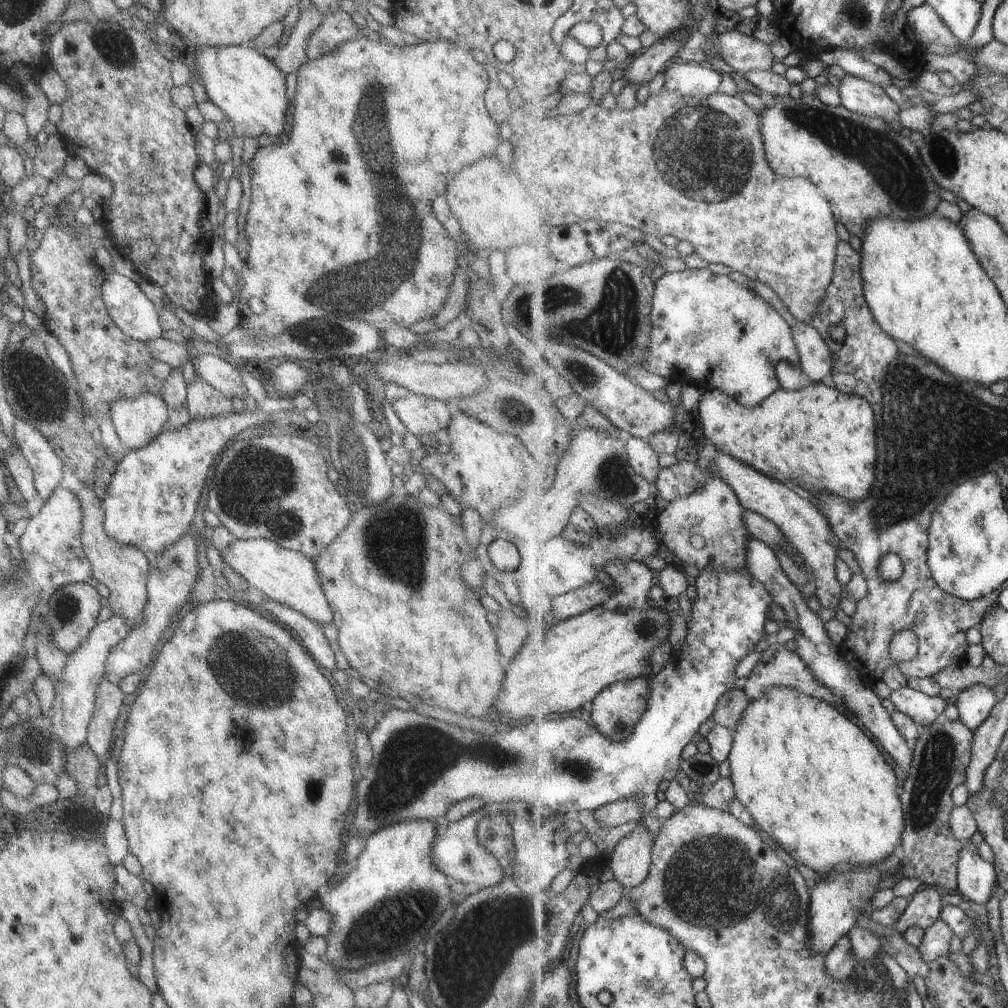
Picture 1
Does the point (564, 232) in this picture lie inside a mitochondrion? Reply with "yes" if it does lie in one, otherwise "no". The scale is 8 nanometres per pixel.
no

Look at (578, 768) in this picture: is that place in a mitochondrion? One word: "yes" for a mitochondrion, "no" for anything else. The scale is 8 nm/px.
yes

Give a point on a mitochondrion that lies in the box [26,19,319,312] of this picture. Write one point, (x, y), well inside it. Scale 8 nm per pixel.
(116, 50)

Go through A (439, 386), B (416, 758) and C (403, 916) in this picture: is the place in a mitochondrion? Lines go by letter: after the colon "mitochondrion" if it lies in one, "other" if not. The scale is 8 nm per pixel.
A: other
B: mitochondrion
C: mitochondrion

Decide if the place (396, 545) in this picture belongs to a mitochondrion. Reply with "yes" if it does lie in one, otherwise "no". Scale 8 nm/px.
yes

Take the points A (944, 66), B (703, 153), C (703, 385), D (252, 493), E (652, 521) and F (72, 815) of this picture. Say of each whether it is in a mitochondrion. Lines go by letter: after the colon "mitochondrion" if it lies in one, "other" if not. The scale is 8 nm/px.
A: other
B: mitochondrion
C: other
D: mitochondrion
E: other
F: other

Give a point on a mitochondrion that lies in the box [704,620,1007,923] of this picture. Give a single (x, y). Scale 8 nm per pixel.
(938, 761)

